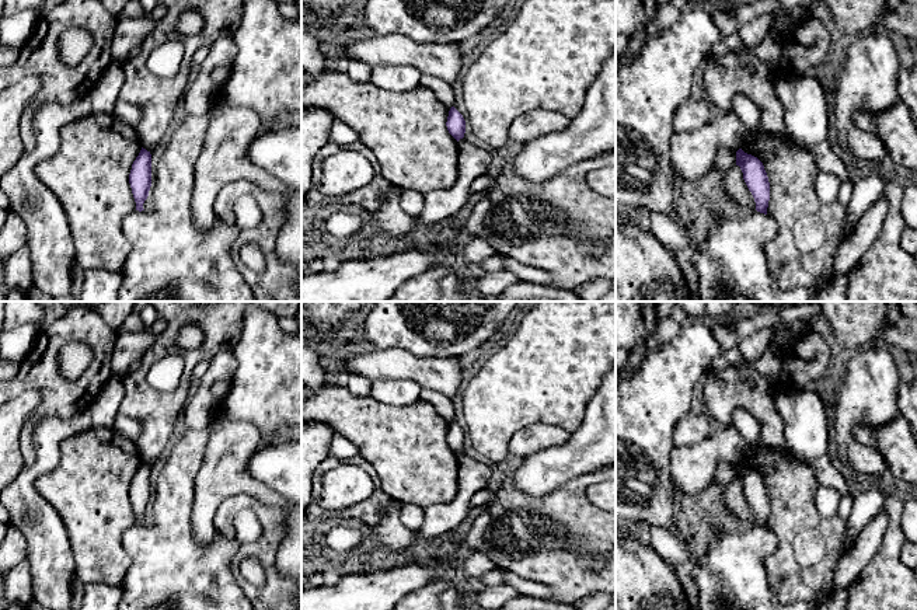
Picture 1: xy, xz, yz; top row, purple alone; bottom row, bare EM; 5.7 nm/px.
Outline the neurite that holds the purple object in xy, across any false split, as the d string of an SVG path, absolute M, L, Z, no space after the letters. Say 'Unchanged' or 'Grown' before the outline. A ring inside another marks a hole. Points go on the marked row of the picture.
Unchanged. M143 147L132 164L129 184L136 202L136 210L144 210L143 203L151 187L151 154Z

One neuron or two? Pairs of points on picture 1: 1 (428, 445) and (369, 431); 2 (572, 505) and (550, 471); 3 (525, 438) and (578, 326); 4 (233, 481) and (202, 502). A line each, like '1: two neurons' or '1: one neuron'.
1: one neuron
2: two neurons
3: two neurons
4: one neuron

